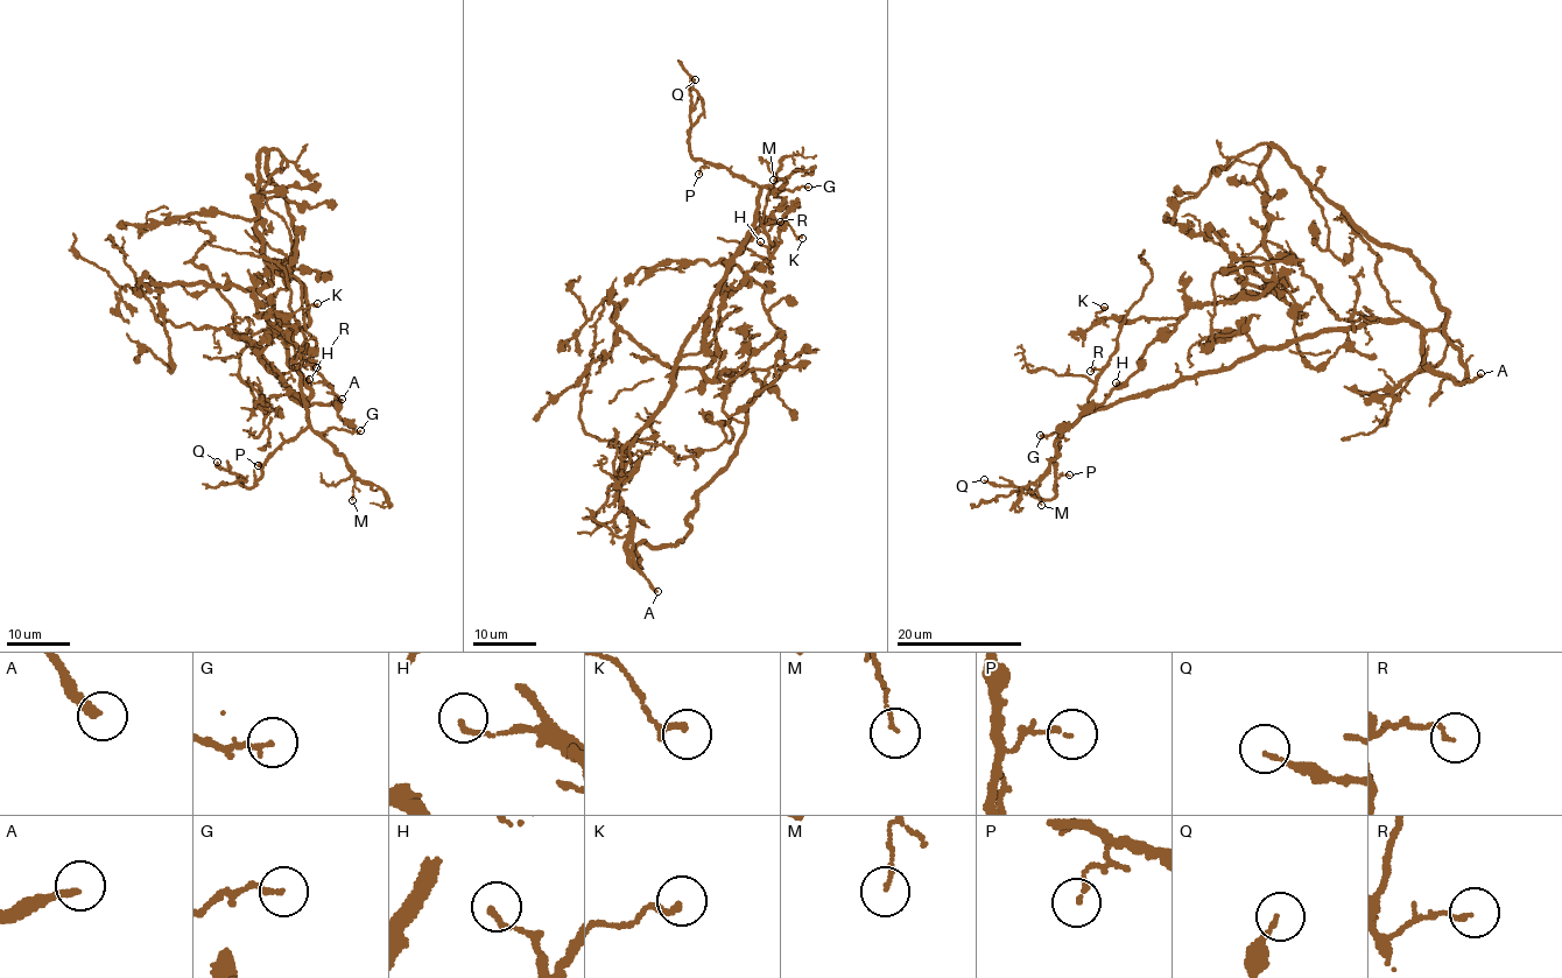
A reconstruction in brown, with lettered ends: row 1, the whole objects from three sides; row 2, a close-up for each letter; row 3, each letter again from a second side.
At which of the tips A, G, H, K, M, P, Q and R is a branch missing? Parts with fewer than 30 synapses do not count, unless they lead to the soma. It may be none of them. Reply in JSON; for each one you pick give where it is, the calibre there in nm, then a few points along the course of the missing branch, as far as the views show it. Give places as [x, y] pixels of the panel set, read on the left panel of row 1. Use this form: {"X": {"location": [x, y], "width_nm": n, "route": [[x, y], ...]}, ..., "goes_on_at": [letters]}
{"A": {"location": [342, 399], "width_nm": 240}, "goes_on_at": ["A"]}

